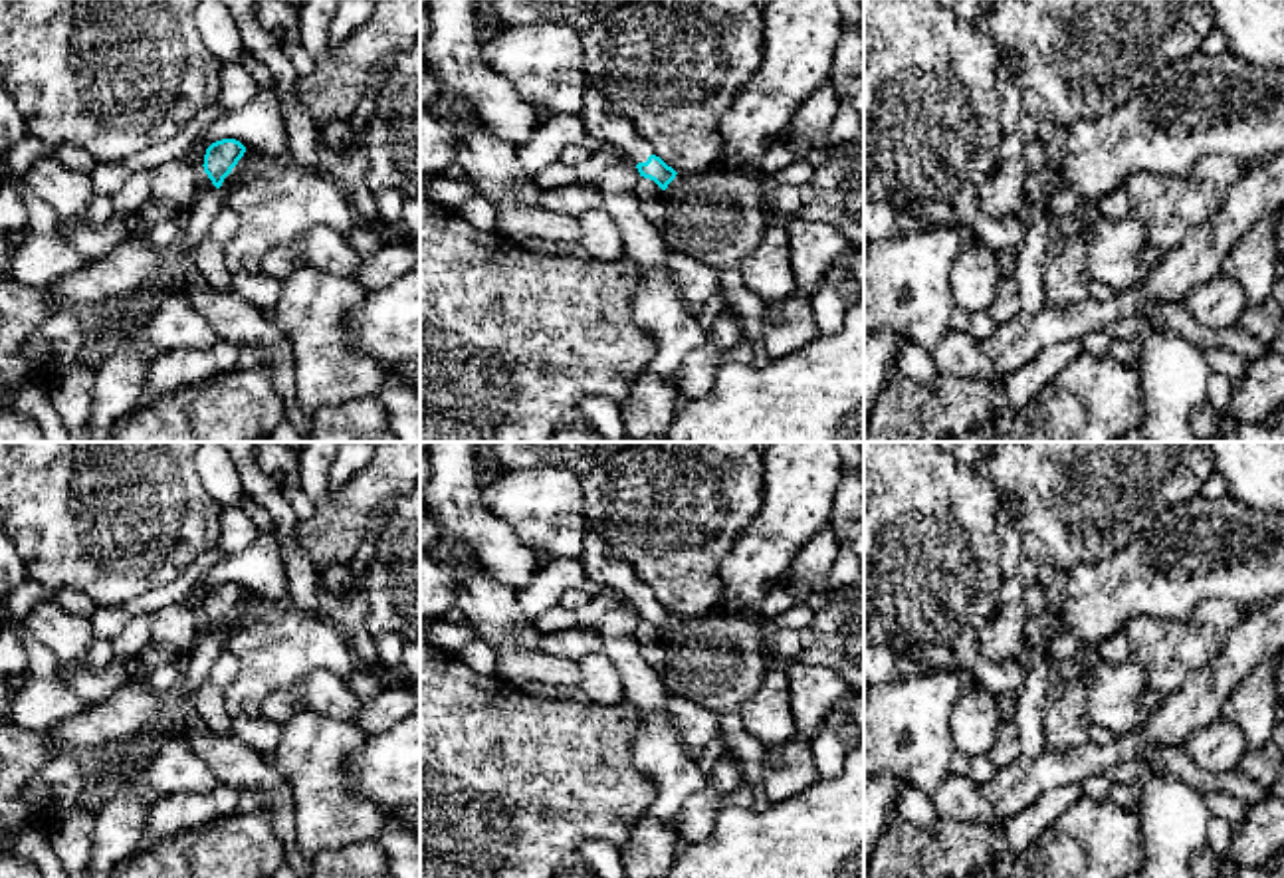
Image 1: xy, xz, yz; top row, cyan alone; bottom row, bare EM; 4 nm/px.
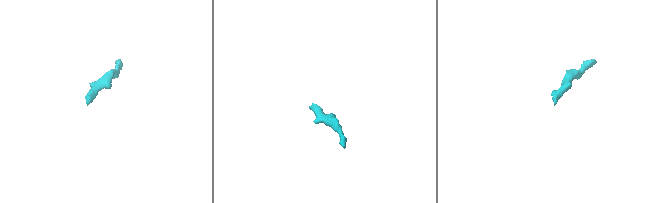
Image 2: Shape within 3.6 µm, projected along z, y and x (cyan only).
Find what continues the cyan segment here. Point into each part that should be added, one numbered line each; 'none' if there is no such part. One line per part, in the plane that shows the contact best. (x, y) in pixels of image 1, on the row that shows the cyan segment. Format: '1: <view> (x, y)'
1: xz (603, 119)

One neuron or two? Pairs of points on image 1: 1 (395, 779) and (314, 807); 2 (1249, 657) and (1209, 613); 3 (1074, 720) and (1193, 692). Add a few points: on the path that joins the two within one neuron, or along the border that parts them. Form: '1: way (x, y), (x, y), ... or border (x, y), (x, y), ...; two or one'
1: border (359, 746), (347, 760), (345, 779), (381, 811); two
2: border (1257, 607), (1199, 668); two
3: border (1086, 742), (1074, 748), (1045, 750); two

